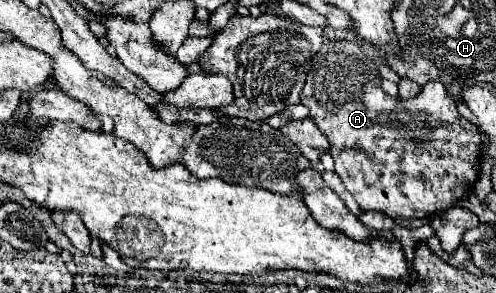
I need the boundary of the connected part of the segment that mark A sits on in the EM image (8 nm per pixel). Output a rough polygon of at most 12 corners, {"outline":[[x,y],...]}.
{"outline":[[351,41],[301,103],[363,211],[425,217],[475,185],[479,131],[407,111]]}

